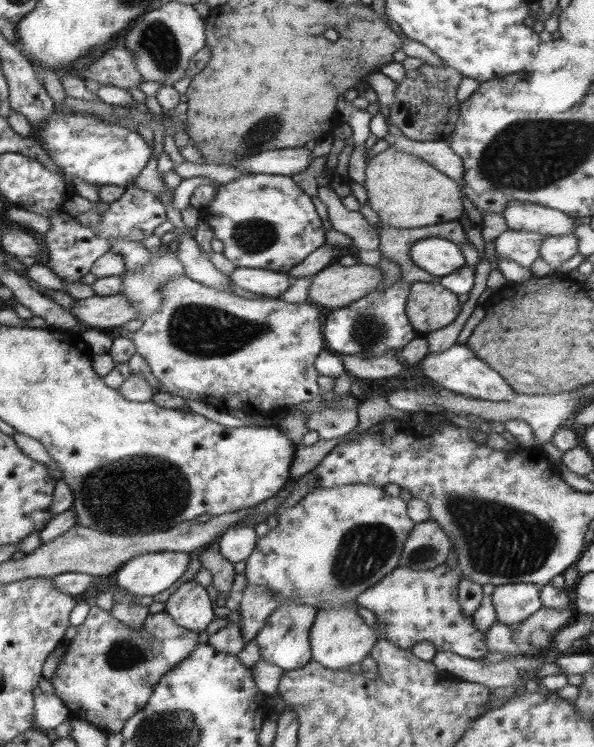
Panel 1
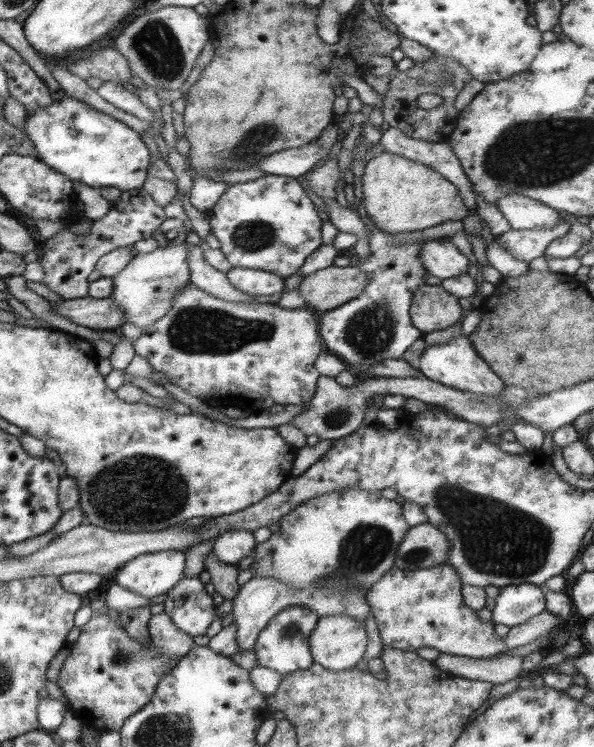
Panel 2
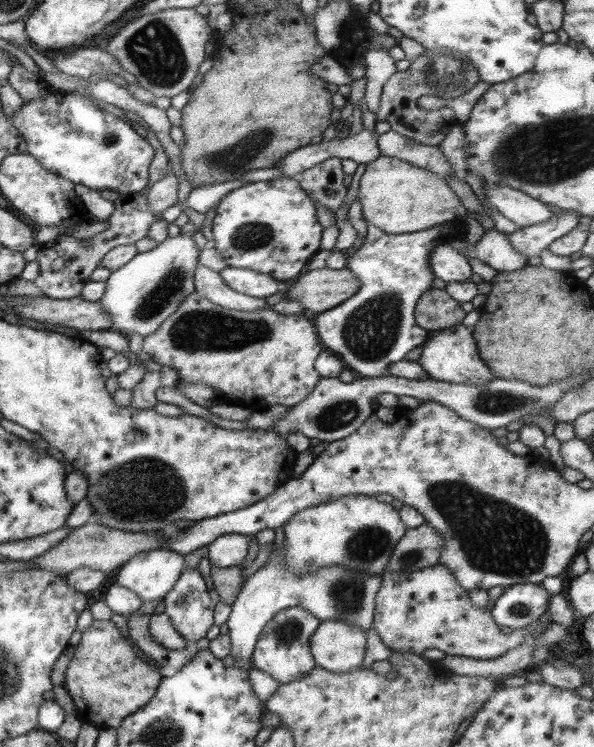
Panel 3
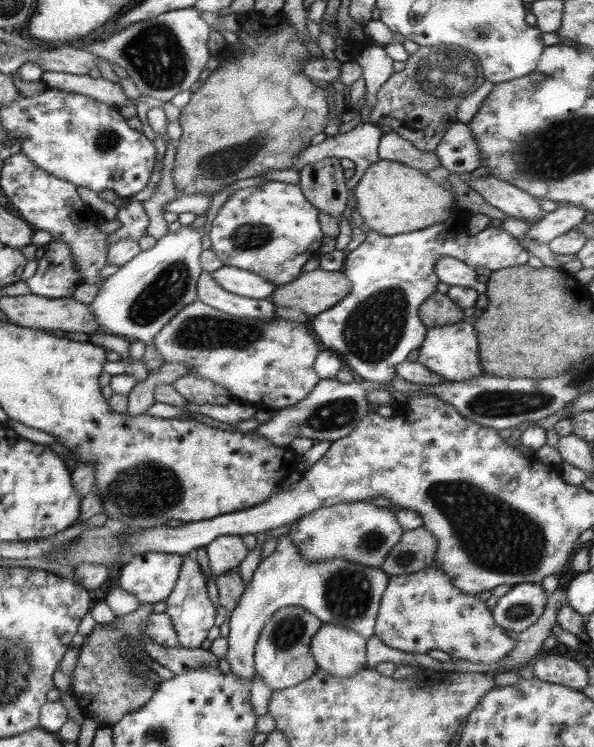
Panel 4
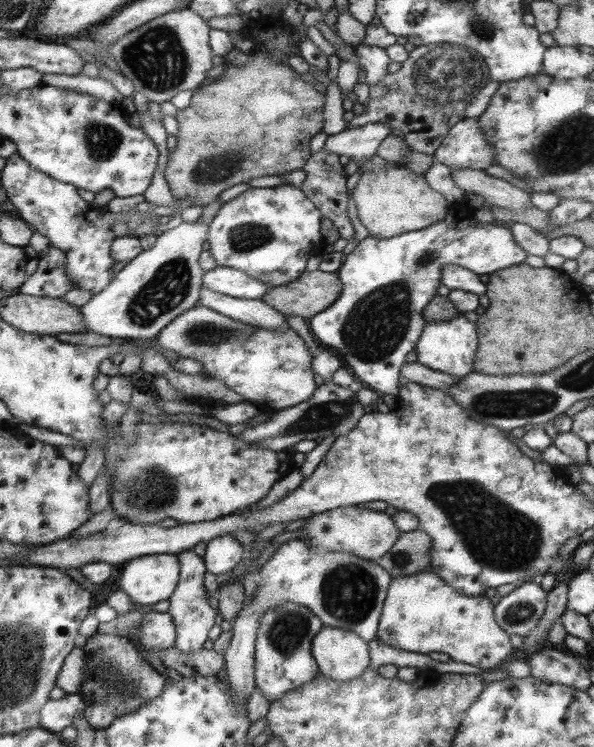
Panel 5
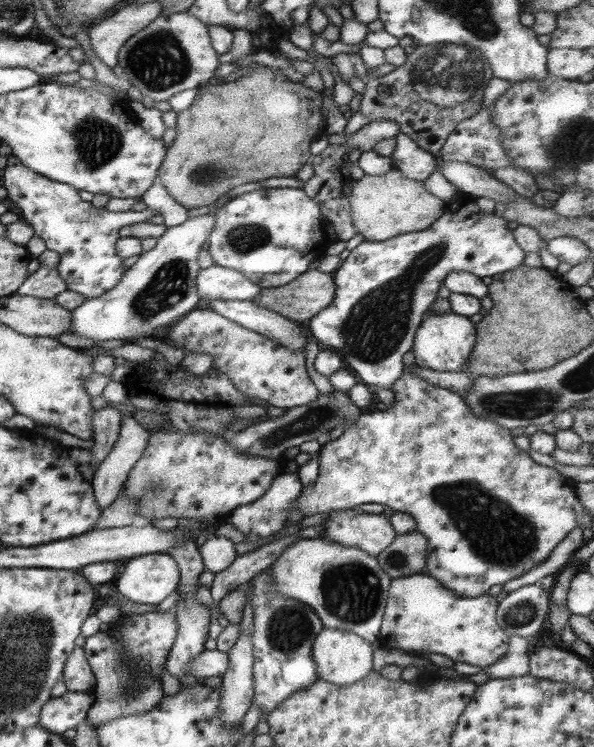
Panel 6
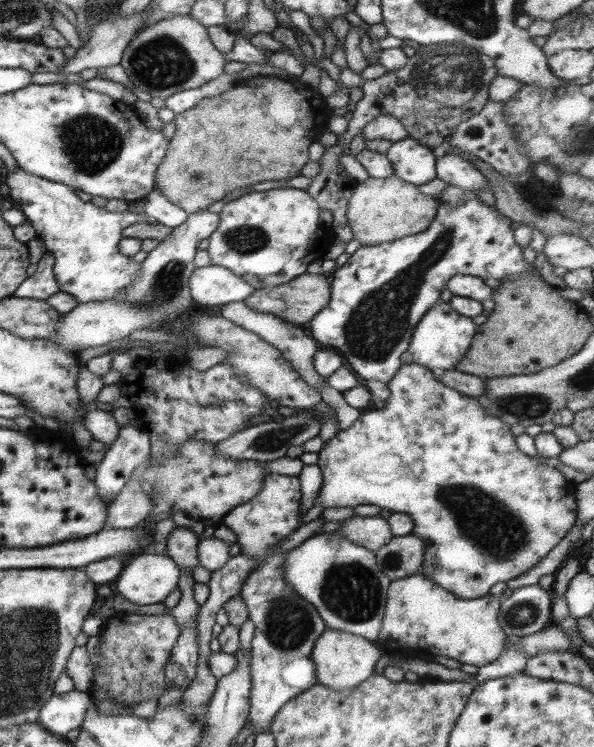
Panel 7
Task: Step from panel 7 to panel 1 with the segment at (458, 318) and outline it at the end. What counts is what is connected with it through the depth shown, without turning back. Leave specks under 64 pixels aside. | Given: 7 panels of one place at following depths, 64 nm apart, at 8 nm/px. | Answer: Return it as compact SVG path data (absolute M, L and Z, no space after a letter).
M454 343L445 351L429 353L419 362L422 372L435 382L438 387L454 393L469 394L490 402L514 399L514 390L486 362L479 360L464 344Z

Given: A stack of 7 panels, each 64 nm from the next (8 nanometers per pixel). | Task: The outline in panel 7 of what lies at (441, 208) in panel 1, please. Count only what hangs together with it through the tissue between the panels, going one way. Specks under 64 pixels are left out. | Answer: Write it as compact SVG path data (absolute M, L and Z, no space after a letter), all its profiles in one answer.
M391 175L386 178L369 177L365 182L356 183L349 198L346 217L353 239L363 246L375 246L423 232L436 212L437 202L433 197L421 194L413 184Z

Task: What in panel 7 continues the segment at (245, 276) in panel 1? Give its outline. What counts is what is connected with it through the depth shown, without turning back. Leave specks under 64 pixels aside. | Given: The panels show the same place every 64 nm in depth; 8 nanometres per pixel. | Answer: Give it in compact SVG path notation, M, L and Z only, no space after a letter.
M214 265L195 269L189 277L188 287L193 305L203 308L241 302L254 291L241 277Z

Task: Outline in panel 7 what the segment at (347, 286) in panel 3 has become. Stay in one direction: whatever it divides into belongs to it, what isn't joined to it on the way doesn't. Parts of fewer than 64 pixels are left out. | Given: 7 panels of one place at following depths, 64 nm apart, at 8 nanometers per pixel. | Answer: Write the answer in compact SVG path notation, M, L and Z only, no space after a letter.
M304 273L279 286L254 289L243 302L253 310L275 315L288 323L300 326L327 306L329 299L330 284L327 283L325 276Z

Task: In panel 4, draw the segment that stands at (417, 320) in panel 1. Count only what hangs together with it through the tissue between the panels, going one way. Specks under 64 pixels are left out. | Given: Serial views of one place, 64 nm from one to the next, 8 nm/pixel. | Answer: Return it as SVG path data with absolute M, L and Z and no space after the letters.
M438 291L423 299L418 306L417 314L426 329L465 320L462 308L459 308L445 293Z

